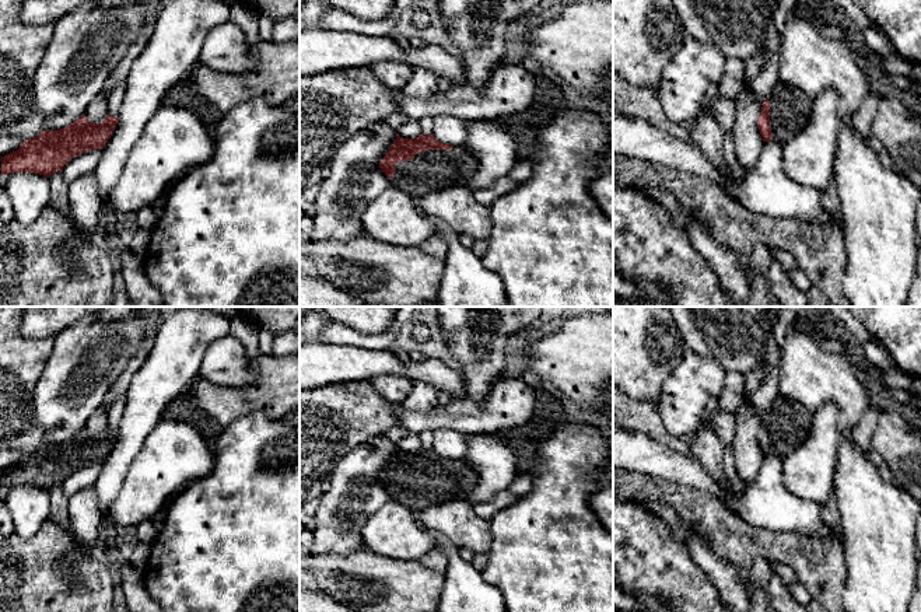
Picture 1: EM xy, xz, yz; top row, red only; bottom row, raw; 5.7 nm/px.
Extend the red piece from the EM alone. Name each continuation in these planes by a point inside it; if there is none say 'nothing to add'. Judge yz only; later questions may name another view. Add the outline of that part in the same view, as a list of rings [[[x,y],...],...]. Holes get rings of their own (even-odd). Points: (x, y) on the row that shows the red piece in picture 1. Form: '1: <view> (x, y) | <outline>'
1: yz (790, 108) | [[[778,81],[767,95],[773,140],[787,144],[809,122],[812,99],[799,88]]]

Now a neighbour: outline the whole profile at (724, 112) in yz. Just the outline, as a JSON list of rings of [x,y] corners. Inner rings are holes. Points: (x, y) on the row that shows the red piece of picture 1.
[[[721,98],[712,111],[714,120],[724,133],[732,132],[735,113],[736,105],[735,101],[731,98]]]

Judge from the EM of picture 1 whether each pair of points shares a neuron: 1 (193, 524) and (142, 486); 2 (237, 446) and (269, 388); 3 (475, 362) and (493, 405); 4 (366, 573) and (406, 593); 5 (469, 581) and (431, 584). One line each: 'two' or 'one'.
1: two
2: two
3: two
4: one
5: two

